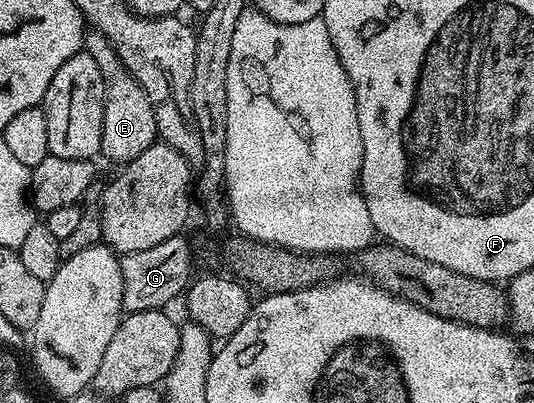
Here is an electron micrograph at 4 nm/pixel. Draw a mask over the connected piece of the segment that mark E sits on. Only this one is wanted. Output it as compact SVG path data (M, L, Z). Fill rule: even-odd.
M88 30L88 33L83 33L82 36L82 48L83 51L86 51L90 54L90 58L94 58L94 62L98 62L98 70L102 74L102 78L104 79L104 109L102 110L102 146L100 147L100 151L102 153L103 159L108 160L120 160L119 162L127 162L129 160L133 160L138 154L142 154L142 150L146 150L149 148L151 144L157 143L158 137L156 135L156 123L154 122L154 110L152 109L152 103L150 102L150 98L146 98L146 90L142 90L142 86L138 86L138 82L135 78L126 69L124 68L124 64L118 58L118 54L113 50L110 46L110 42L104 37L101 32L95 30Z

